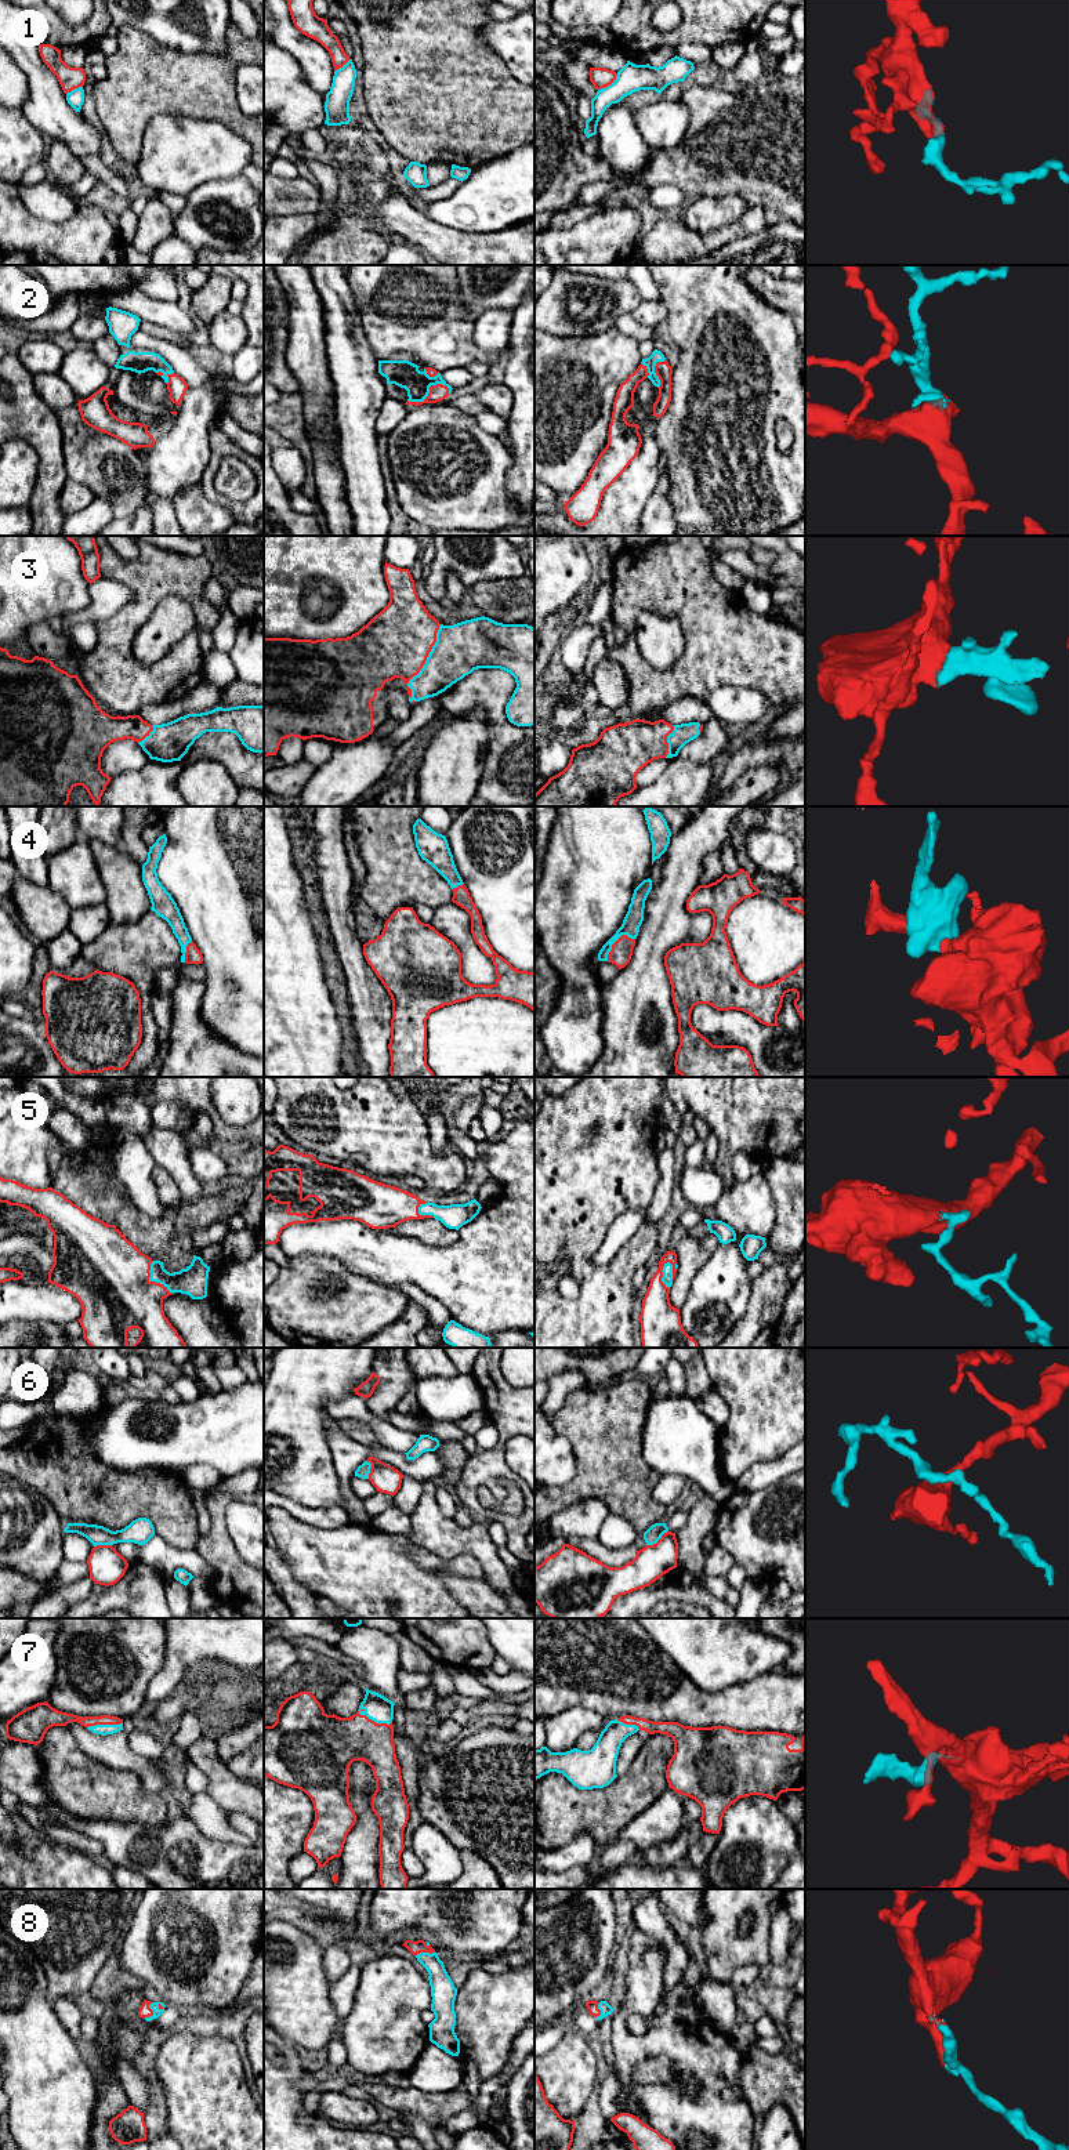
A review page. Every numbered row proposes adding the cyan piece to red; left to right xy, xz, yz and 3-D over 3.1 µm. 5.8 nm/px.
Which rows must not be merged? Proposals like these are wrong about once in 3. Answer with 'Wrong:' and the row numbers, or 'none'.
Wrong: 1, 6

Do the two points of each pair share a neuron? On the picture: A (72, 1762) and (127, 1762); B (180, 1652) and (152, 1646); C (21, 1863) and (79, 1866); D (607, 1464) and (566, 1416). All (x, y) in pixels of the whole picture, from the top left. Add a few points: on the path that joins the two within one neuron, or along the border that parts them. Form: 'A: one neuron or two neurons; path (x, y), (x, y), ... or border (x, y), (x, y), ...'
A: two neurons; border (75, 1739), (79, 1748), (91, 1759), (129, 1770)
B: two neurons; border (166, 1632), (166, 1661), (152, 1678)
C: one neuron; path (35, 1866), (65, 1866)
D: one neuron; path (602, 1451), (579, 1428)

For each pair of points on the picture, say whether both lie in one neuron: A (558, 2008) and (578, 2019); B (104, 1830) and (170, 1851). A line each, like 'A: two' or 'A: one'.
A: two
B: one

